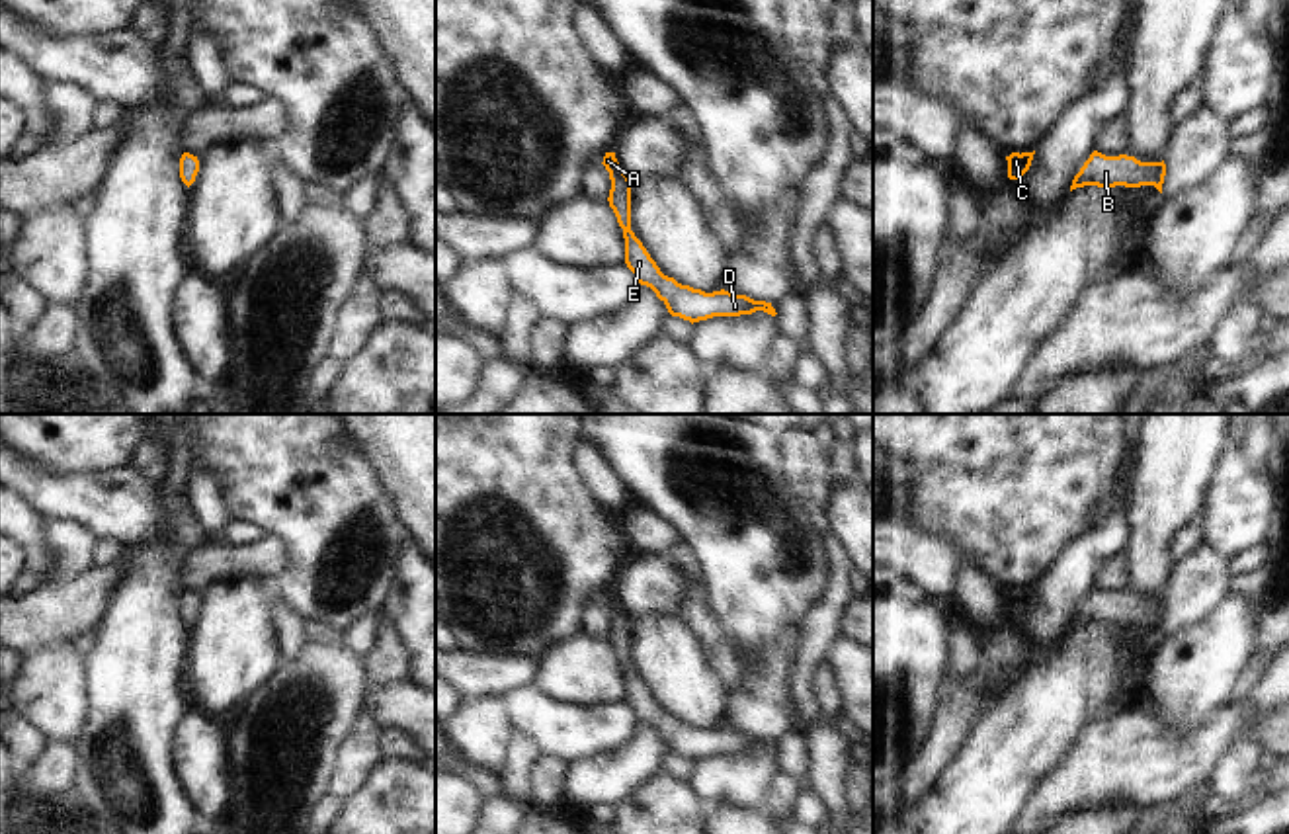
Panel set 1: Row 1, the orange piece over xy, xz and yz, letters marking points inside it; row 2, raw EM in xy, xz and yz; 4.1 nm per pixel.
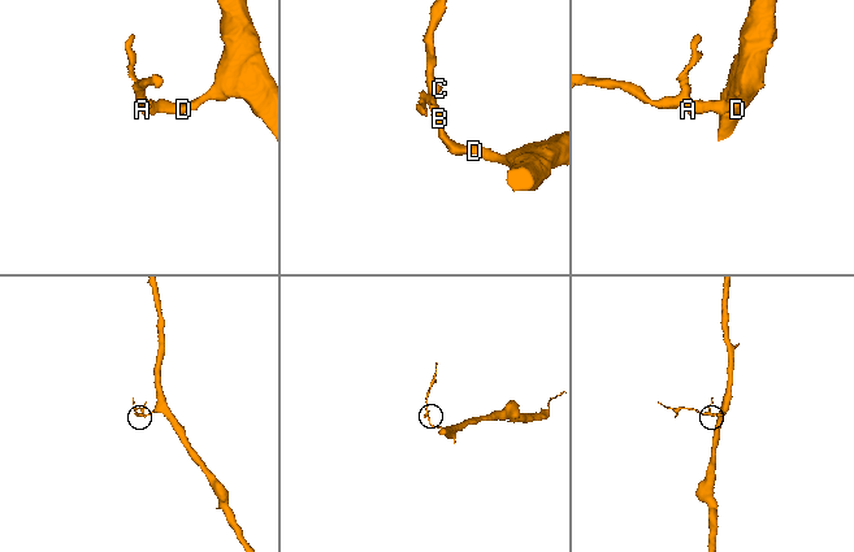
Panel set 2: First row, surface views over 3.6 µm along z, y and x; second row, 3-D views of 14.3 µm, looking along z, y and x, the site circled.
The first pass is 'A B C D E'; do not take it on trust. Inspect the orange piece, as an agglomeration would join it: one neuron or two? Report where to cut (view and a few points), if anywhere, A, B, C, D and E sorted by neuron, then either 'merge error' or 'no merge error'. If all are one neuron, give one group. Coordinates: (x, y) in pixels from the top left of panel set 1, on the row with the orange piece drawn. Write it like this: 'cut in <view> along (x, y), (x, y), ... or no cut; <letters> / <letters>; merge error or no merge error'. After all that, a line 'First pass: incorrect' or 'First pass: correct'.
no cut; A B C D E; no merge error
First pass: correct

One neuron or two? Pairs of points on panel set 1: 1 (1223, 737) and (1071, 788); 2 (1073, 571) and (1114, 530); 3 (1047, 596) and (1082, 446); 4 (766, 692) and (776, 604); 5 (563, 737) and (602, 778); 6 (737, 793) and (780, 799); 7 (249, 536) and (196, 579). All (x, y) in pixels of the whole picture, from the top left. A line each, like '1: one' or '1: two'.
1: one
2: one
3: two
4: two
5: two
6: two
7: two

